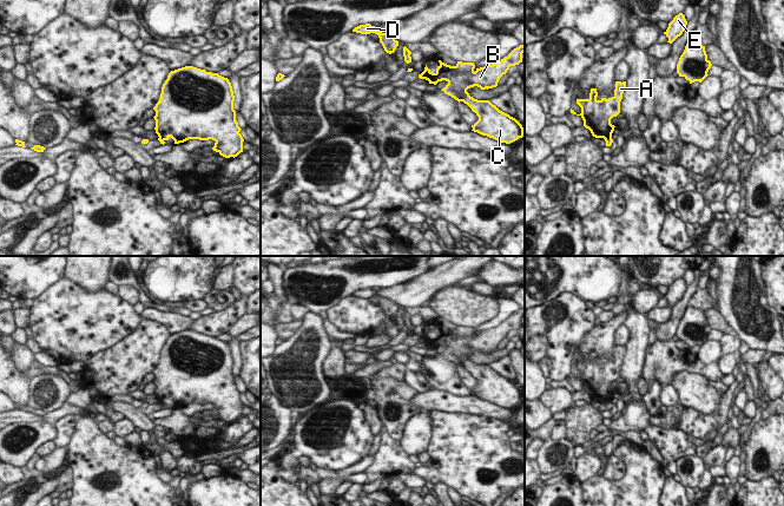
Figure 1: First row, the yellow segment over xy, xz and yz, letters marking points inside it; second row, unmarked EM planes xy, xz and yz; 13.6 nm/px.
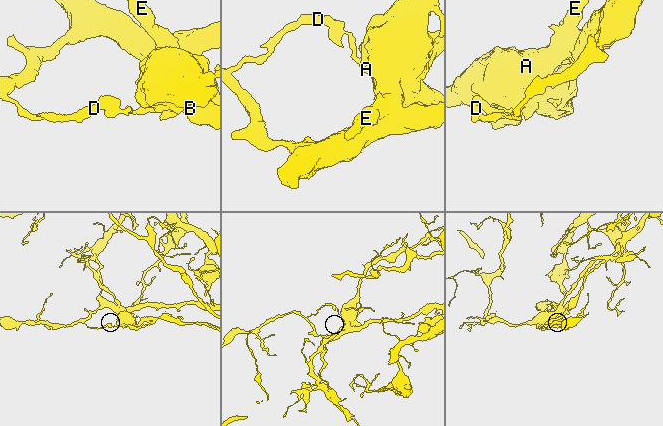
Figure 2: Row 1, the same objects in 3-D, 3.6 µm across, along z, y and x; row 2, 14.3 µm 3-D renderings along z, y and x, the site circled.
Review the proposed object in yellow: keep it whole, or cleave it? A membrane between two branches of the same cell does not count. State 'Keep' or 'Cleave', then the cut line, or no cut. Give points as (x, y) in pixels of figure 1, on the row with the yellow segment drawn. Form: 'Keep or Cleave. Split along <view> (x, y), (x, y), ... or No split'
Cleave. Split along xz (458, 86), (456, 90), (463, 100)

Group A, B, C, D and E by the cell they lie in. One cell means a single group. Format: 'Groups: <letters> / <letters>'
Groups: A B E / C D

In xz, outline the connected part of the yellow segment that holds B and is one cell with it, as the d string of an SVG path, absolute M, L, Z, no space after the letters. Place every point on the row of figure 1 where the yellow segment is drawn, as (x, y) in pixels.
M520 45L499 63L480 68L476 68L474 63L457 61L455 66L450 66L439 60L440 65L435 73L427 65L423 72L427 74L426 80L429 84L436 85L439 81L446 80L448 84L441 91L460 103L465 98L456 91L457 87L461 87L467 94L469 94L467 90L474 86L481 90L496 87L500 78L507 73L510 66L522 63L523 52L525 46Z

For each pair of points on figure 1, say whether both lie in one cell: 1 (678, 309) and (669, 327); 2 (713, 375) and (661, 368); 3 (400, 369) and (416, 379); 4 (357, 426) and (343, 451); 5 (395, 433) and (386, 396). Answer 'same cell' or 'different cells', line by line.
1: same cell
2: same cell
3: same cell
4: same cell
5: same cell

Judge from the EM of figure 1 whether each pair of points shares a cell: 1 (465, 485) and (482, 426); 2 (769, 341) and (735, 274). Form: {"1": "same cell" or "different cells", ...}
{"1": "same cell", "2": "same cell"}

